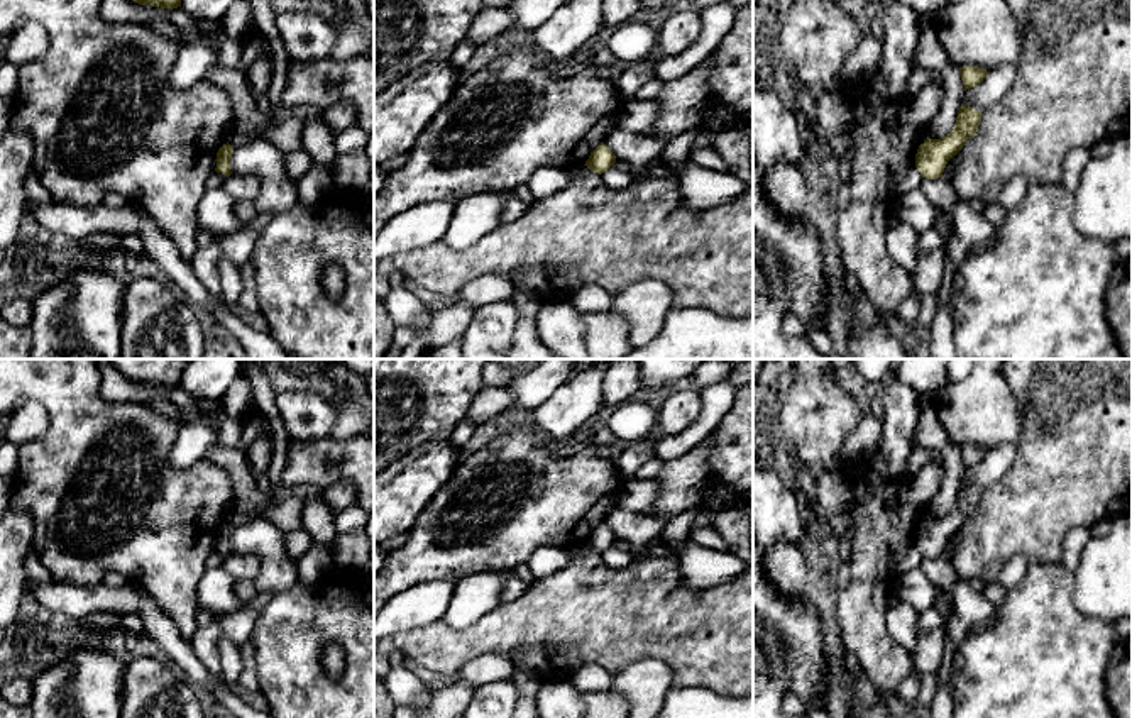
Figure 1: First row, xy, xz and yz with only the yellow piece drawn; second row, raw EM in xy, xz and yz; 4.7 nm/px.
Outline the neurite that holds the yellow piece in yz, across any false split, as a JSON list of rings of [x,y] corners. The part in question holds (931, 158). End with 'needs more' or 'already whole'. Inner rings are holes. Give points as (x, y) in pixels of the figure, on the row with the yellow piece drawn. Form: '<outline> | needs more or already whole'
[[[970,105],[959,107],[953,130],[942,139],[926,139],[915,154],[915,168],[922,178],[941,178],[948,161],[956,156],[961,147],[971,139],[981,124],[981,112]]] | already whole

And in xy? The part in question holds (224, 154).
[[[228,142],[223,144],[218,152],[217,152],[217,168],[215,171],[217,173],[222,173],[225,176],[230,176],[232,171],[230,171],[230,157],[232,157],[232,152],[234,152],[234,146],[230,146]]] | already whole

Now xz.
[[[601,142],[589,156],[584,166],[587,166],[591,171],[602,174],[607,171],[611,166],[614,166],[616,156],[613,151]]] | already whole

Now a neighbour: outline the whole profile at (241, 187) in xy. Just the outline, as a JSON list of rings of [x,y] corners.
[[[230,174],[222,190],[235,202],[254,202],[261,188],[261,181],[250,174]]]

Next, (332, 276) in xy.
[[[330,264],[321,273],[321,283],[332,298],[340,298],[343,293],[343,271],[337,264]]]

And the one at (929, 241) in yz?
[[[942,212],[941,227],[932,227],[919,234],[919,256],[927,256],[937,249],[944,249],[956,235],[953,217],[949,212]]]

